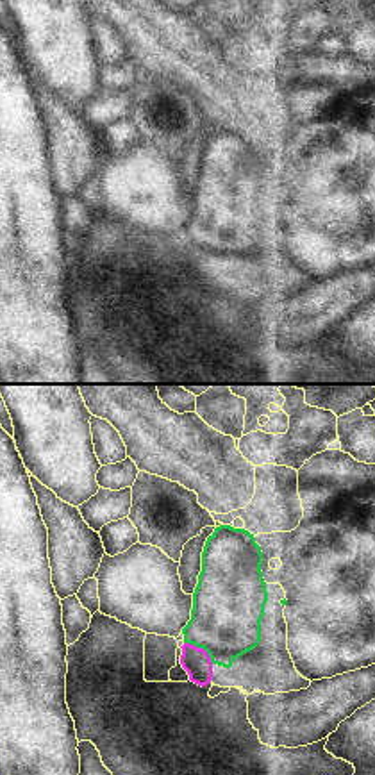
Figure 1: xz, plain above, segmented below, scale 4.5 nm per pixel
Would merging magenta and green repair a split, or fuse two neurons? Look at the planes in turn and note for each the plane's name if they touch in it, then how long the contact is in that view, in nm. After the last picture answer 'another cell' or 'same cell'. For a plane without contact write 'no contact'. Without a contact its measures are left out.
meets magenta in xz; contact 170 nm long

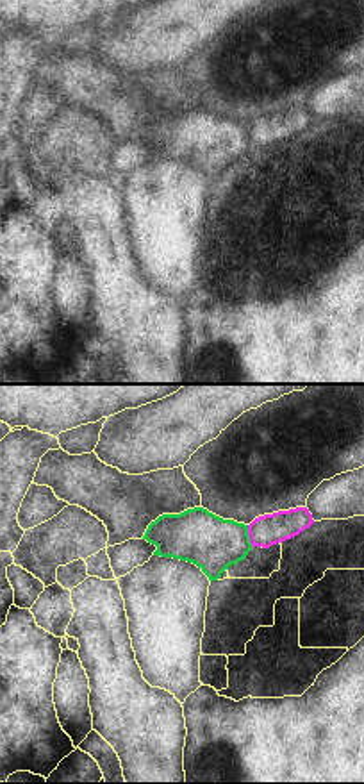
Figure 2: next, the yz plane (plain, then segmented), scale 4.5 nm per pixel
meets magenta in yz; contact 110 nm long

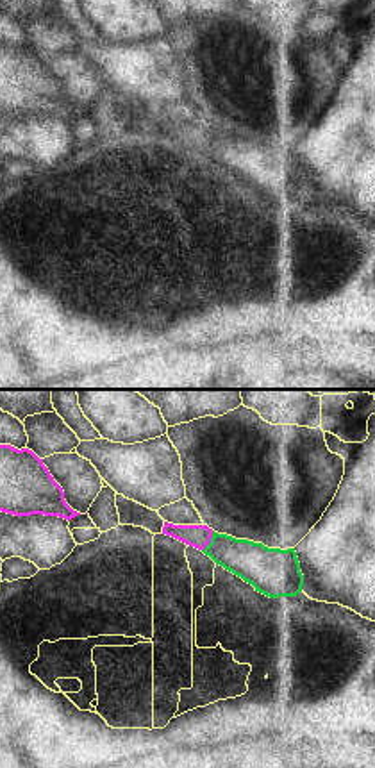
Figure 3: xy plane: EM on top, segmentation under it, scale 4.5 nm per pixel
meets magenta in xy; contact 110 nm long

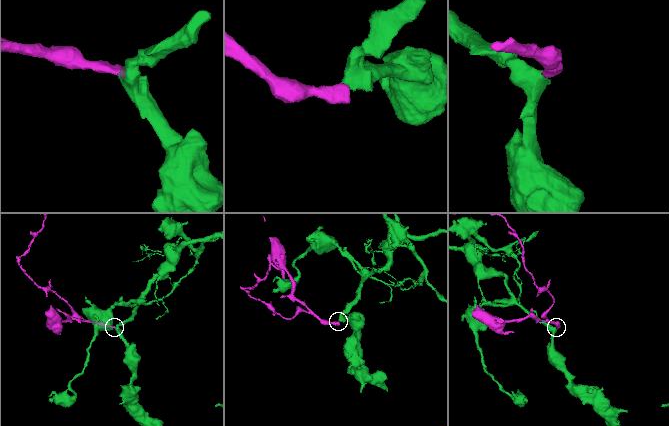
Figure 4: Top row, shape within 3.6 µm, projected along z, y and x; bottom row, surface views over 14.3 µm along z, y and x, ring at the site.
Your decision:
another cell

